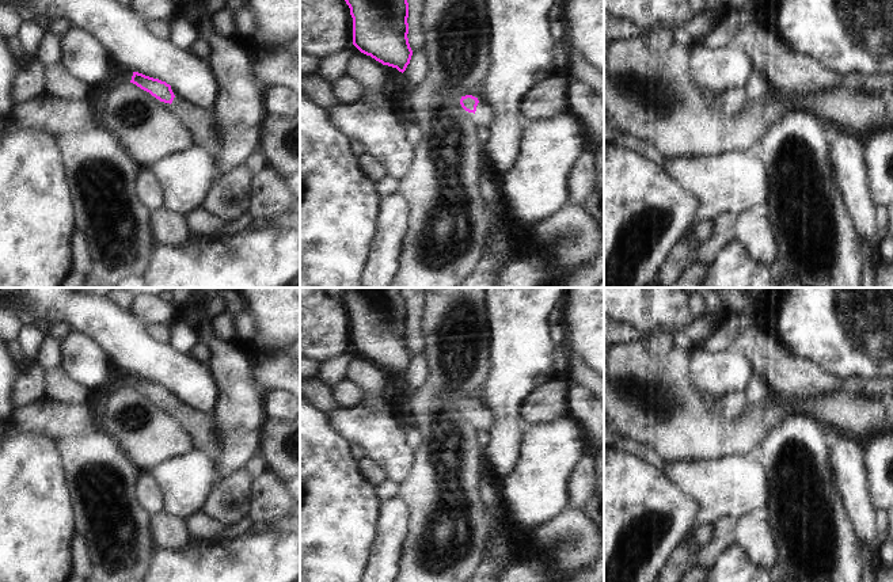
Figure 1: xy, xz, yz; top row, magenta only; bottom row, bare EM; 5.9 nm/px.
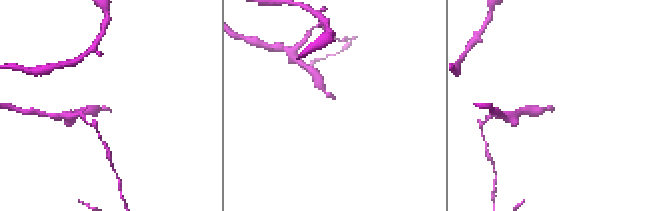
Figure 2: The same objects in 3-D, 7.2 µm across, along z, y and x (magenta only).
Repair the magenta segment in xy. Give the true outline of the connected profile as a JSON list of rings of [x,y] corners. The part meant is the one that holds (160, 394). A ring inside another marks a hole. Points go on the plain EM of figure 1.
[[[133,376],[130,387],[149,396],[160,406],[170,407],[194,437],[197,449],[206,452],[213,459],[218,454],[218,429],[217,415],[214,412],[208,414],[195,407],[176,402],[170,388],[138,376]]]

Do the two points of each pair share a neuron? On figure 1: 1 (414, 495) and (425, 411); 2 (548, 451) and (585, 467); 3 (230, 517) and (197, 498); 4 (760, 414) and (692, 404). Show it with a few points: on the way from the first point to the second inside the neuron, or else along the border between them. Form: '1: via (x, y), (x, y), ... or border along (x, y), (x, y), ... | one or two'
1: via (429, 475), (430, 432) | one
2: border along (588, 452), (573, 474), (570, 495) | two
3: border along (217, 482), (209, 502), (202, 509) | two
4: via (744, 425), (713, 425), (709, 421) | one

